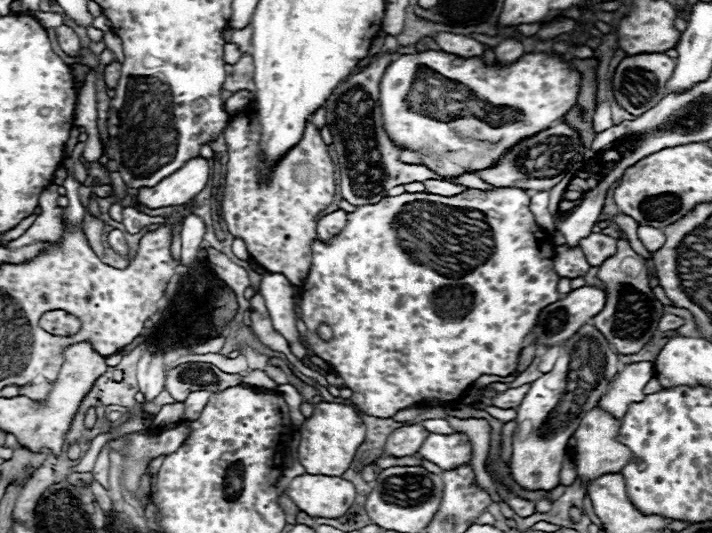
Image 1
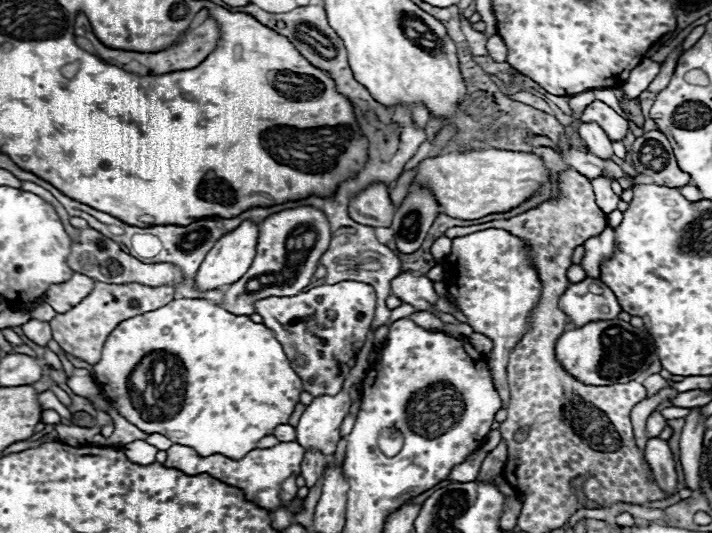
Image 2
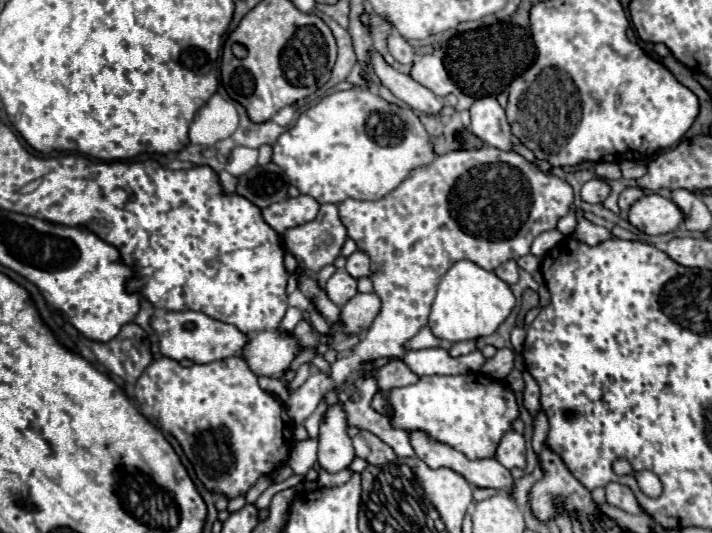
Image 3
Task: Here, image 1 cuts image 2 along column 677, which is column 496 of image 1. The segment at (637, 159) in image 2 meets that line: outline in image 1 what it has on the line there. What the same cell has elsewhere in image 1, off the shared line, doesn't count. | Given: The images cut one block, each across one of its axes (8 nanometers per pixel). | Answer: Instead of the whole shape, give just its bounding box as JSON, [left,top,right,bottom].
[476,124,584,190]

